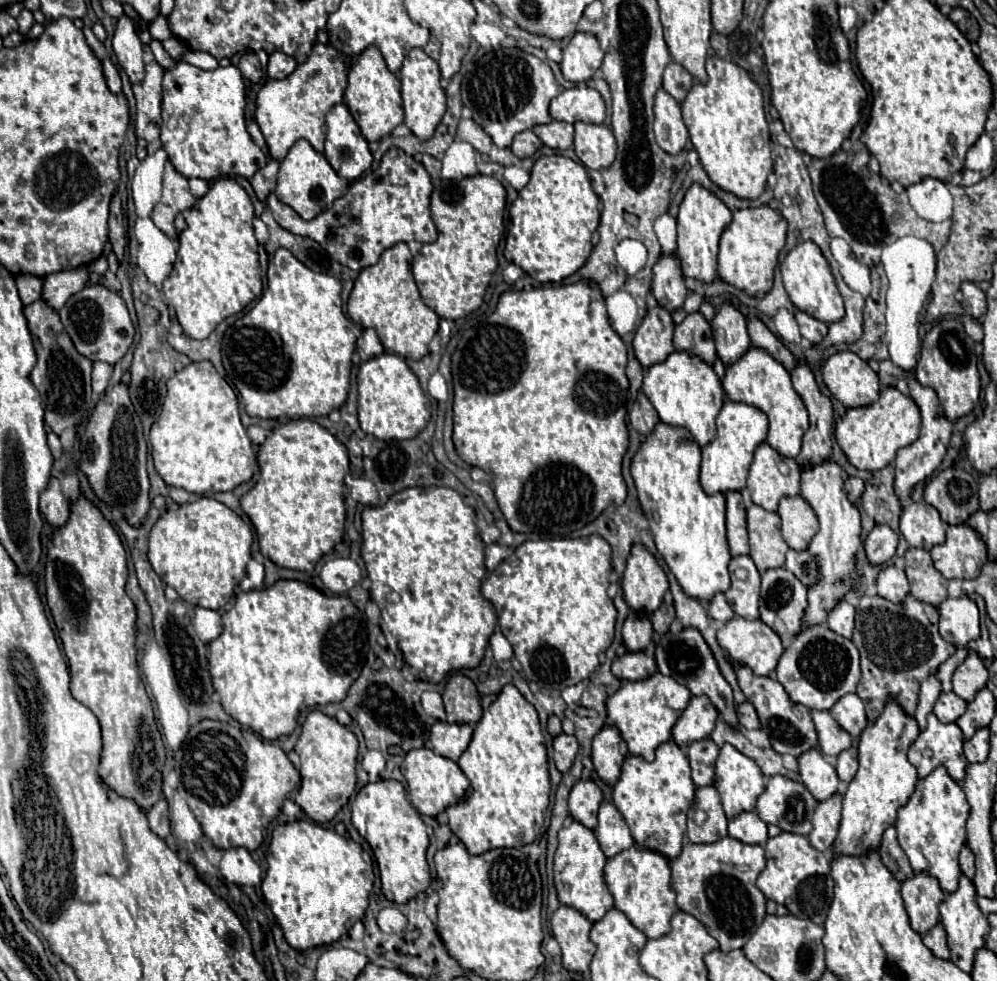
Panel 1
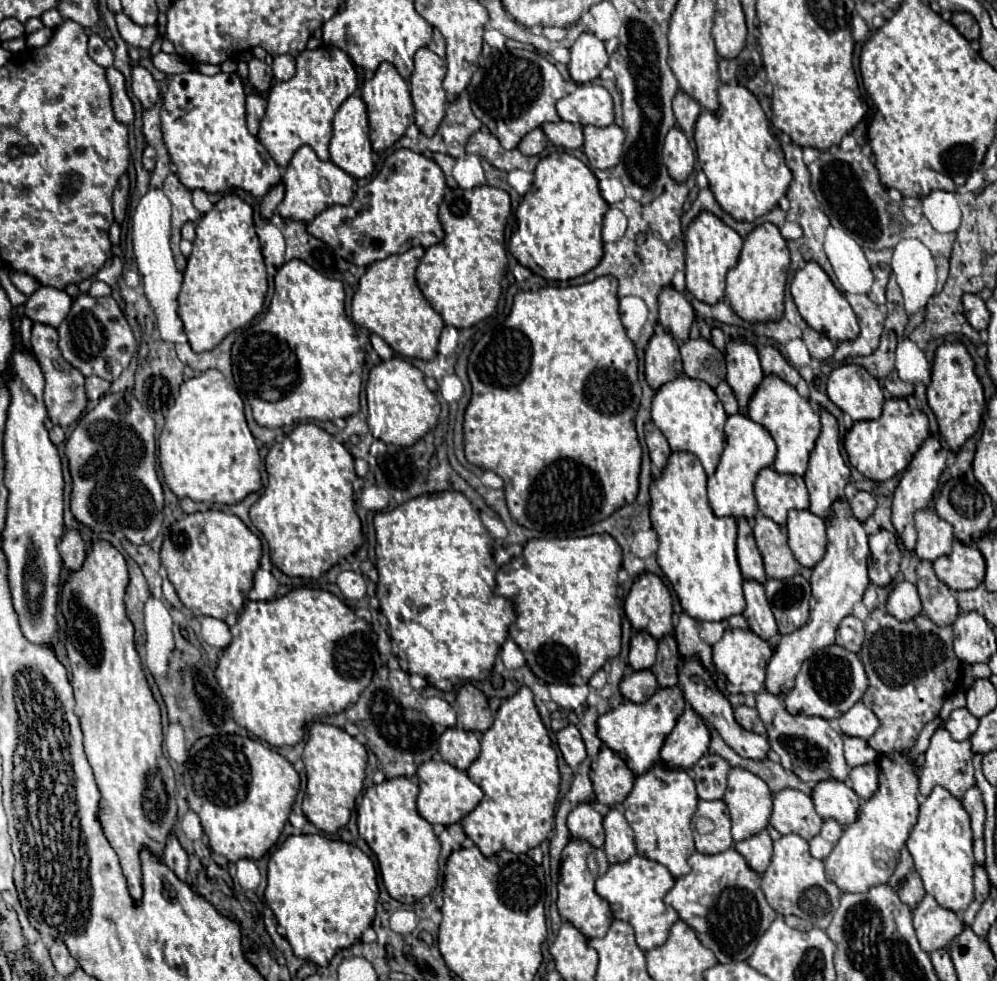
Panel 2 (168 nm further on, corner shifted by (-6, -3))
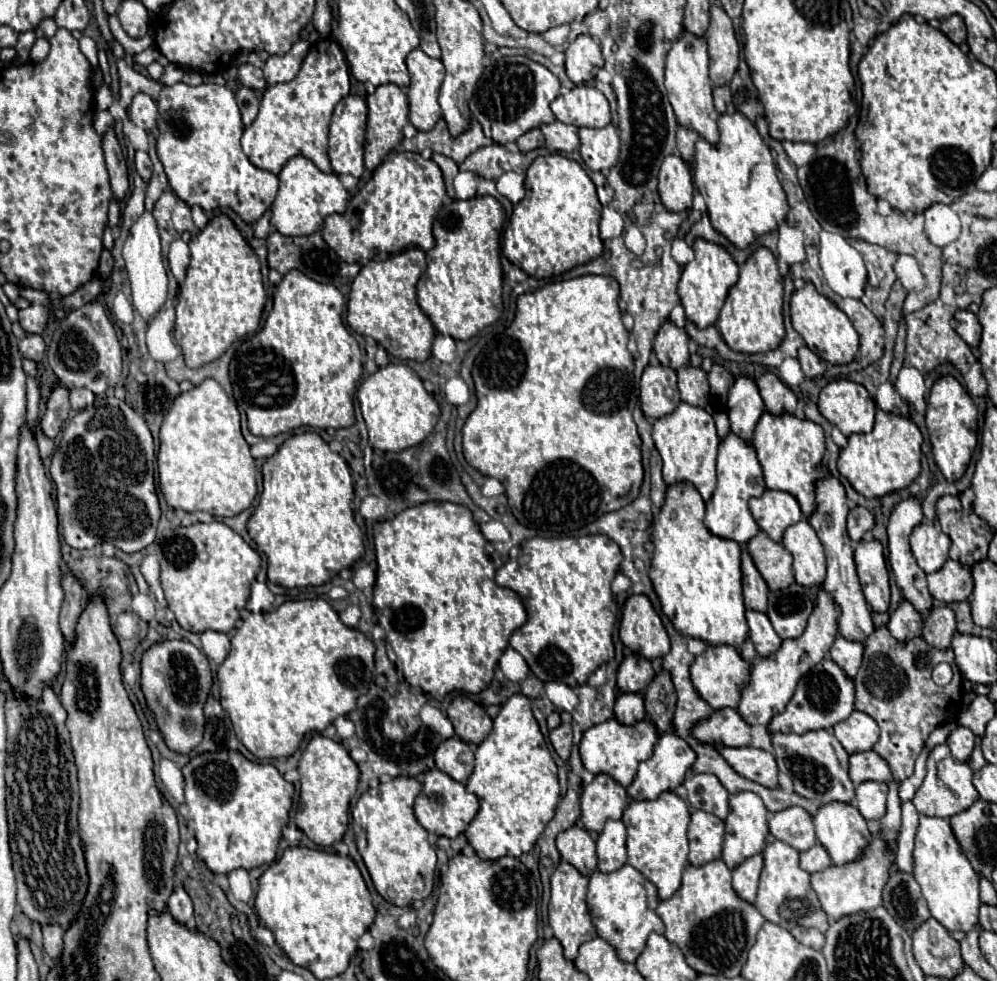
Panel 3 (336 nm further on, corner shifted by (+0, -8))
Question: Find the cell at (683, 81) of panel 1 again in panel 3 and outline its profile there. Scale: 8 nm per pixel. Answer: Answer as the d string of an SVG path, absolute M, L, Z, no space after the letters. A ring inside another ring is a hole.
M678 126L678 152L680 152L680 158L686 162L686 164L692 164L694 162L694 144L698 142L698 134L694 134L694 130L686 130L682 126Z

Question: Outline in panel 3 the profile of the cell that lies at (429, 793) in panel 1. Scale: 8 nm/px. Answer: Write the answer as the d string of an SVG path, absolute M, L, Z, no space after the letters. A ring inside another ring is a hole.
M438 768L424 774L424 790L416 798L416 804L414 804L418 822L428 832L434 832L434 834L446 836L446 838L456 838L458 834L462 834L466 830L466 826L472 822L472 818L476 816L478 808L480 808L478 798L474 794L466 792L464 784L452 780L448 774L440 772Z

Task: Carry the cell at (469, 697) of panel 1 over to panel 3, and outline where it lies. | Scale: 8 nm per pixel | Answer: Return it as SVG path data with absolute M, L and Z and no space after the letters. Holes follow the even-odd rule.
M460 694L448 706L448 718L454 724L456 734L468 744L480 744L492 730L492 720L486 710Z

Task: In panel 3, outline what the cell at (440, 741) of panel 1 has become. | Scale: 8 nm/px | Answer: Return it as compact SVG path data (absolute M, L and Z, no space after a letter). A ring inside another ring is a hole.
M458 736L444 740L438 746L434 758L436 758L438 770L446 772L456 782L466 782L474 770L474 750L470 744L462 742Z

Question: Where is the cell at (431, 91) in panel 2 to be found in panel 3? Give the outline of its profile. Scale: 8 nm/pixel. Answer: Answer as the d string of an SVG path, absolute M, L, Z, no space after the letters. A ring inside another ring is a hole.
M420 48L412 50L406 56L406 64L412 78L408 86L410 122L418 130L432 130L442 116L438 90L444 78L444 64L436 58L430 58Z

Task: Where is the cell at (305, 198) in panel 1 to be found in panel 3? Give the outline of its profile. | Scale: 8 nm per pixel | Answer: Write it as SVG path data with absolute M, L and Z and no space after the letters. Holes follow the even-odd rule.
M294 156L278 174L280 190L272 204L270 224L284 236L308 236L322 228L324 218L330 214L344 214L348 204L348 192L336 174L324 174L308 158Z

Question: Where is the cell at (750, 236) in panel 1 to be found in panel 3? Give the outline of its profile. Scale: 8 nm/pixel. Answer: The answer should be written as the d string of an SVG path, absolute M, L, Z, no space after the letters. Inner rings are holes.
M758 248L744 266L740 266L740 280L730 290L726 304L720 312L716 328L720 330L722 340L734 352L756 354L776 350L786 332L784 332L784 314L782 314L782 276L778 272L778 260L768 248Z

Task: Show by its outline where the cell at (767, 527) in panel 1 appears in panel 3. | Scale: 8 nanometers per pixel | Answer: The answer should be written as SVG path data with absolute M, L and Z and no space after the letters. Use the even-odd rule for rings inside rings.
M758 532L750 542L748 542L748 554L752 556L760 576L766 580L768 588L774 590L784 590L794 582L794 572L792 572L792 554L780 544L768 538L766 532Z

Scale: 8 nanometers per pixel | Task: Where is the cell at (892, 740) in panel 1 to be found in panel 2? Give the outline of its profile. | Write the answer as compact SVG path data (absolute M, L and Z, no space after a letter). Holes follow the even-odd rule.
M892 751L880 755L878 767L880 767L878 789L868 801L862 801L858 819L846 825L844 829L838 821L826 819L820 833L810 841L812 857L816 859L828 857L824 861L828 879L836 883L842 891L862 893L868 891L872 885L886 883L888 877L894 873L896 863L900 859L900 849L906 843L912 825L916 823L916 813L920 805L920 793L918 793L920 779L916 763L910 759L906 751Z

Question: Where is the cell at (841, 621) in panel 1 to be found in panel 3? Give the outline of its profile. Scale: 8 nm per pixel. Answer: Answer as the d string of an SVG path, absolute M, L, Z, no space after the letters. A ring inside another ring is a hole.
M838 636L832 644L830 656L844 670L848 678L854 678L862 664L862 652L864 652L864 646L860 642L846 642L846 638Z

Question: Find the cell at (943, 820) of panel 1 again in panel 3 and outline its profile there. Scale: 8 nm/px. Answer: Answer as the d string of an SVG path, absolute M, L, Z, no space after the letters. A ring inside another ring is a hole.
M920 816L914 846L914 878L922 888L922 896L928 902L932 918L936 918L948 932L970 932L978 924L980 908L980 876L972 870L966 856L958 850L954 834L946 818Z

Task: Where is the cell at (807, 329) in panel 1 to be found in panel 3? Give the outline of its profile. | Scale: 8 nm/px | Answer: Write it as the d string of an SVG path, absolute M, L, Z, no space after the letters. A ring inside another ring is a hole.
M802 346L798 350L798 360L800 360L800 366L802 366L802 372L806 378L818 378L824 374L826 370L826 362L820 360L812 350L808 350L806 346Z

